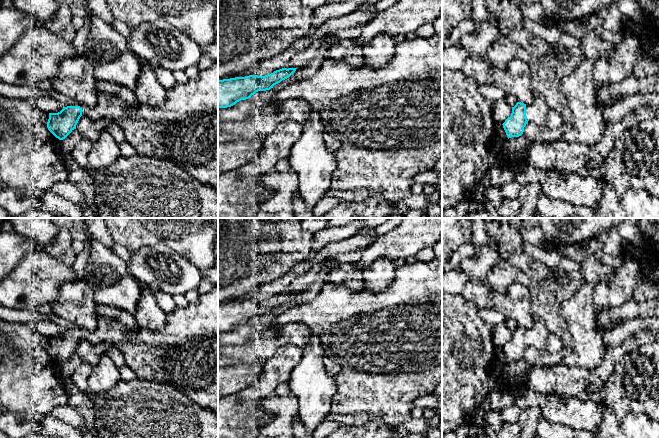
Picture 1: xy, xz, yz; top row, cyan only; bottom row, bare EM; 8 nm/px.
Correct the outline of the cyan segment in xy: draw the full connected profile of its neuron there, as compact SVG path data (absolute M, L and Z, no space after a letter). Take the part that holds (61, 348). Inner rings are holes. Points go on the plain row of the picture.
M218 286L201 294L196 304L176 307L167 314L165 324L156 331L143 328L128 331L118 321L98 315L95 331L81 328L63 331L58 337L49 337L47 352L56 362L63 364L76 353L81 340L119 347L126 365L139 379L164 383L178 389L205 389L218 381Z

